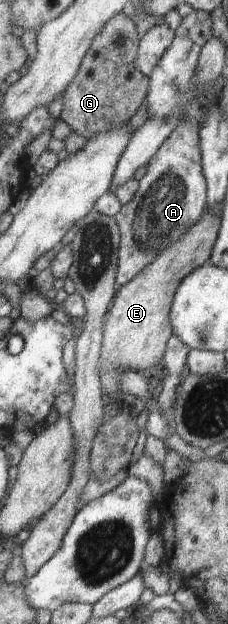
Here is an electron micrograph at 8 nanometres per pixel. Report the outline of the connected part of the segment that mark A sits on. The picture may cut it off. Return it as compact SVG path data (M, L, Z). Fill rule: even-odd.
M182 121L169 139L159 147L147 163L147 171L138 181L131 203L120 206L115 221L120 233L116 287L129 283L141 273L159 251L175 243L189 227L193 227L206 209L206 181L203 175L199 128L195 121Z

